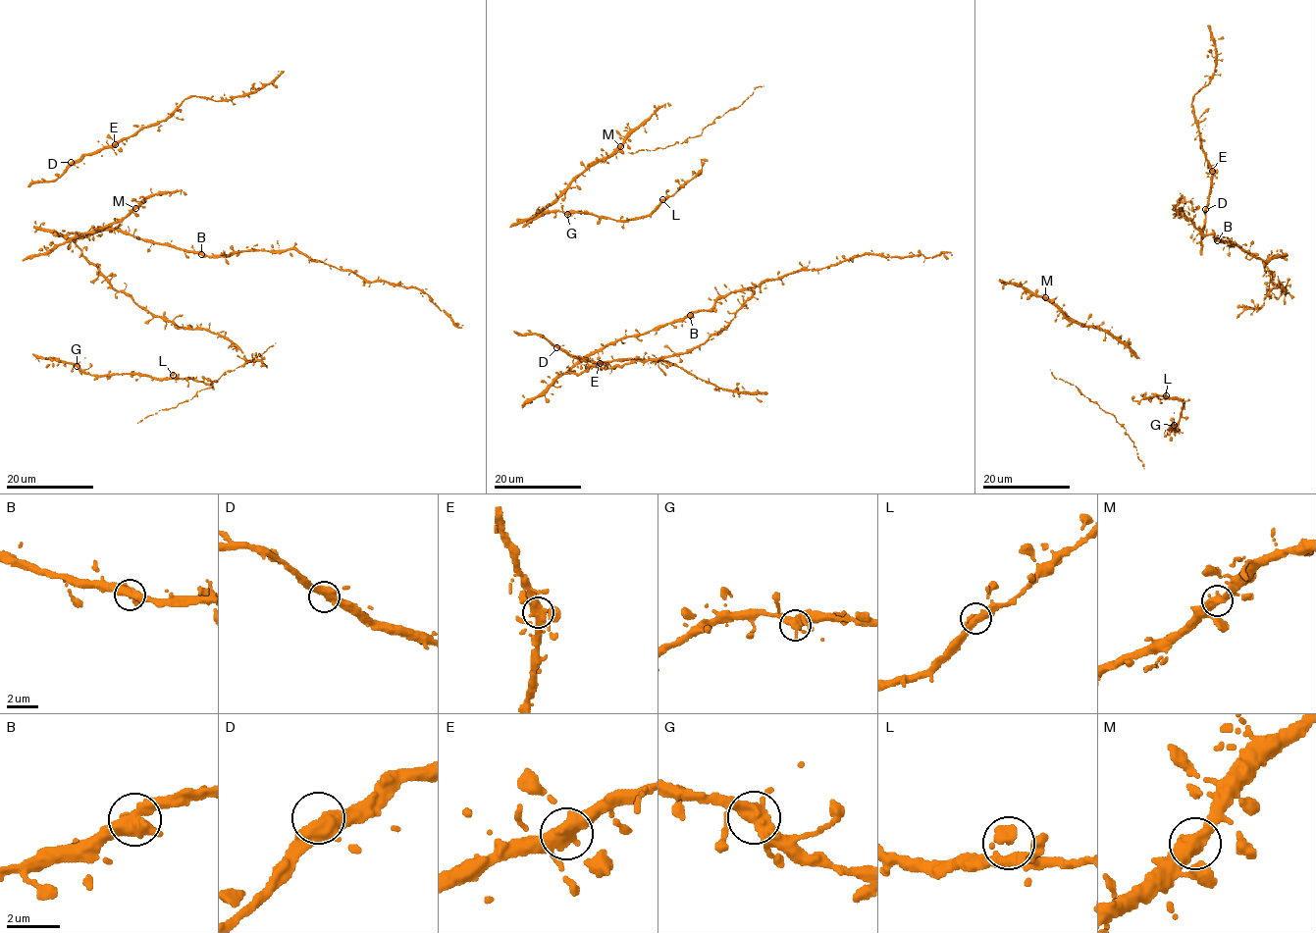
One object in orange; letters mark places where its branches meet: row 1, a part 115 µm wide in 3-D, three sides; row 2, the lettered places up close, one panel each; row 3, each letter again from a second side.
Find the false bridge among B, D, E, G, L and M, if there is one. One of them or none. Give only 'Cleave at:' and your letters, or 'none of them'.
Cleave at: none of them

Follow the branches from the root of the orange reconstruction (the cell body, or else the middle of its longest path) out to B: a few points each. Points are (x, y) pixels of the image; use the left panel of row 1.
B: (99, 269), (87, 260), (76, 240), (109, 230), (202, 254)

